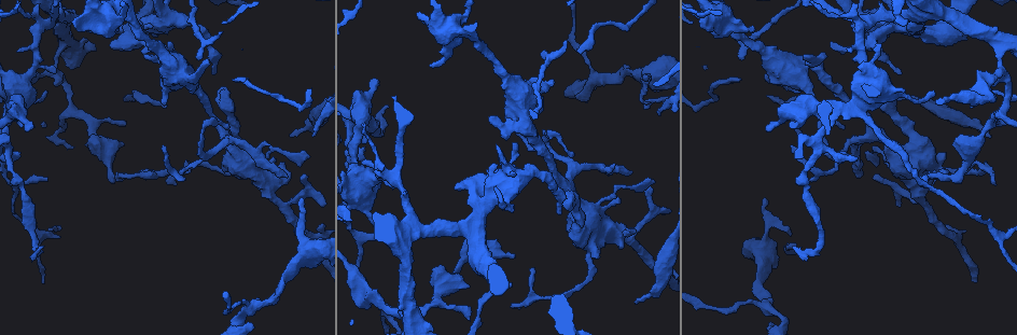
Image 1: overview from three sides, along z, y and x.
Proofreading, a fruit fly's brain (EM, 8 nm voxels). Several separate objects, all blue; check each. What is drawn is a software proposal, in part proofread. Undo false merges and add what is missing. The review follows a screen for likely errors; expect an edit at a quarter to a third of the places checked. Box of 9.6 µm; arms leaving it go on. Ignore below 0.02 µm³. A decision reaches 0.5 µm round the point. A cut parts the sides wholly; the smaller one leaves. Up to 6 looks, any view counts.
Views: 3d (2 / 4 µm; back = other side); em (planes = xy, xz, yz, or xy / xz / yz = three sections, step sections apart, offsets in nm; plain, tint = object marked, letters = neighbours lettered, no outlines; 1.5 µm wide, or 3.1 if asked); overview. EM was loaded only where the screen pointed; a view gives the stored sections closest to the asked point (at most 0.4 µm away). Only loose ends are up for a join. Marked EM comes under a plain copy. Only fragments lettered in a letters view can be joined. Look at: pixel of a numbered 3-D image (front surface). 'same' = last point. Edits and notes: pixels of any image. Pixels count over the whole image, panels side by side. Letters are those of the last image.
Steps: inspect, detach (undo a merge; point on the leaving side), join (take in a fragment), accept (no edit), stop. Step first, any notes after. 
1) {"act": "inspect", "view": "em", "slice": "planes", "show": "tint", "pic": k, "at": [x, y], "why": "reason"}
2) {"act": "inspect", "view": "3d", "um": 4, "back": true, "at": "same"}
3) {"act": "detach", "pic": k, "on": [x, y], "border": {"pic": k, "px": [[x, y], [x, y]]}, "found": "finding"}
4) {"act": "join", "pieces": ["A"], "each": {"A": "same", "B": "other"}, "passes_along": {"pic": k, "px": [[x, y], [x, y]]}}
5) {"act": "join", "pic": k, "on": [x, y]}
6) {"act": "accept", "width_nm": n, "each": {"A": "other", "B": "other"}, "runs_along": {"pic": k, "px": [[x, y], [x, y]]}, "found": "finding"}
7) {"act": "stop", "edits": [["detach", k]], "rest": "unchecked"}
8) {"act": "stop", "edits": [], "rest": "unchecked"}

{"act": "inspect", "view": "3d", "um": 4, "pic": 1, "at": [357, 137], "why": "two arms in line, one across"}

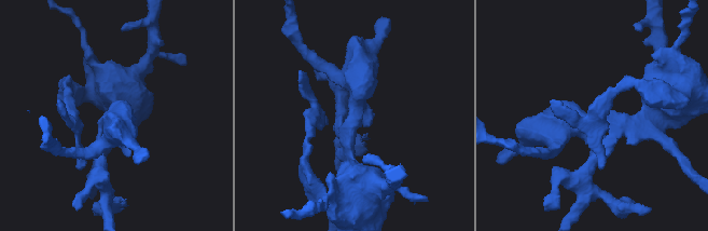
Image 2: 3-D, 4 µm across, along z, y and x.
{"act": "inspect", "view": "em", "slice": "planes", "show": "tint", "pic": 2, "at": [352, 119]}

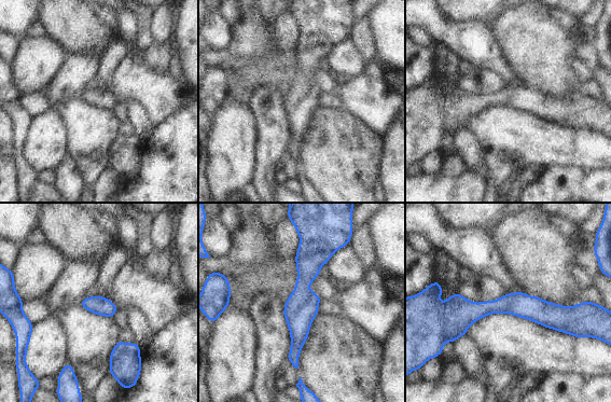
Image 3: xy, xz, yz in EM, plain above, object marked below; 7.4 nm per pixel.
{"act": "inspect", "view": "em", "slice": "planes", "show": "letters", "at": "same", "why": "see the neighbours"}

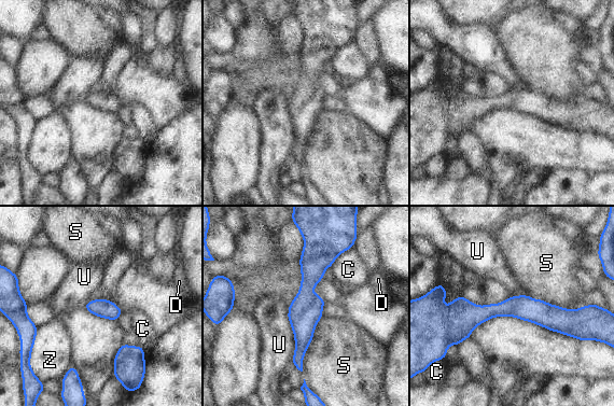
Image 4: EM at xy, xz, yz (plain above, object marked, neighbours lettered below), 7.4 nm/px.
{"act": "accept", "width_nm": 140, "each": {"C": "other", "D": "other", "S": "other", "U": "other", "Z": "other"}, "runs_along": {"pic": 4, "px": [[571, 311], [442, 314]]}, "found": "continuous, no second cell"}

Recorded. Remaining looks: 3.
{"act": "inspect", "view": "em", "slice": "planes", "show": "tint", "pic": 1, "at": [202, 157], "why": "abrupt turn"}

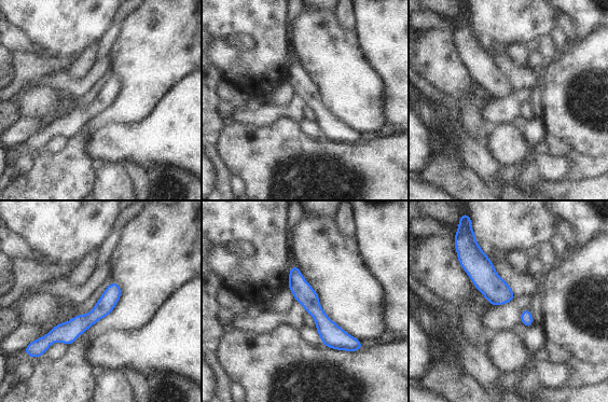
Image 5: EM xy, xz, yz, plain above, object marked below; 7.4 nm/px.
{"act": "inspect", "view": "em", "slice": "planes", "show": "letters", "at": "same"}

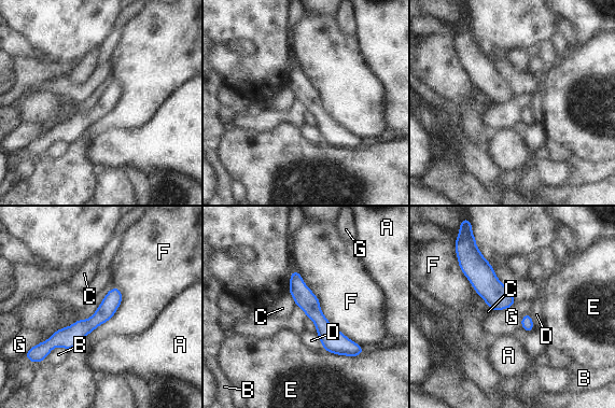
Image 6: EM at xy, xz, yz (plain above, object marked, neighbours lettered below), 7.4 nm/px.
{"act": "accept", "each": {"A": "other", "B": "other", "C": "other", "D": "other", "E": "other", "F": "other", "G": "other"}, "runs_along": {"pic": 6, "px": [[295, 273], [315, 314], [350, 353]]}, "found": "all the same cell"}

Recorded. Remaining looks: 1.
{"act": "stop", "edits": [], "rest": "unchecked"}

